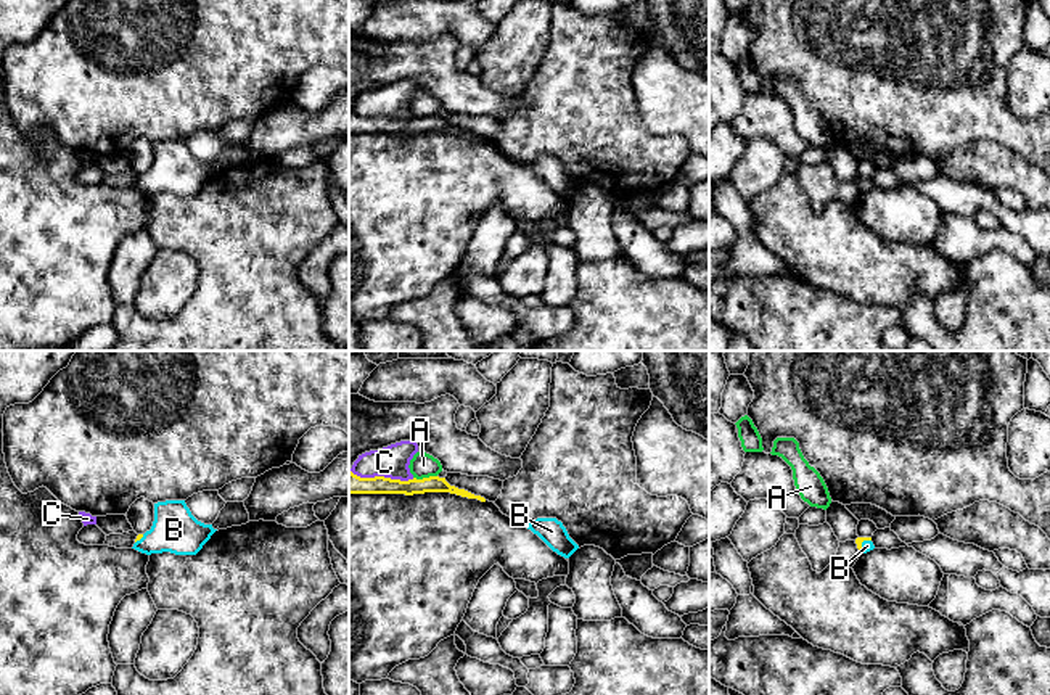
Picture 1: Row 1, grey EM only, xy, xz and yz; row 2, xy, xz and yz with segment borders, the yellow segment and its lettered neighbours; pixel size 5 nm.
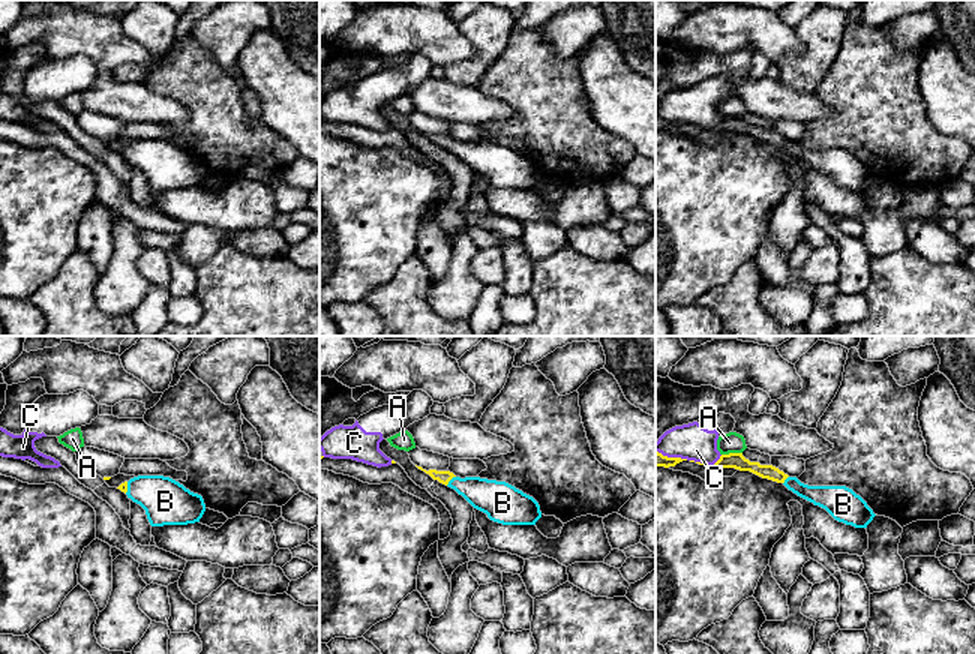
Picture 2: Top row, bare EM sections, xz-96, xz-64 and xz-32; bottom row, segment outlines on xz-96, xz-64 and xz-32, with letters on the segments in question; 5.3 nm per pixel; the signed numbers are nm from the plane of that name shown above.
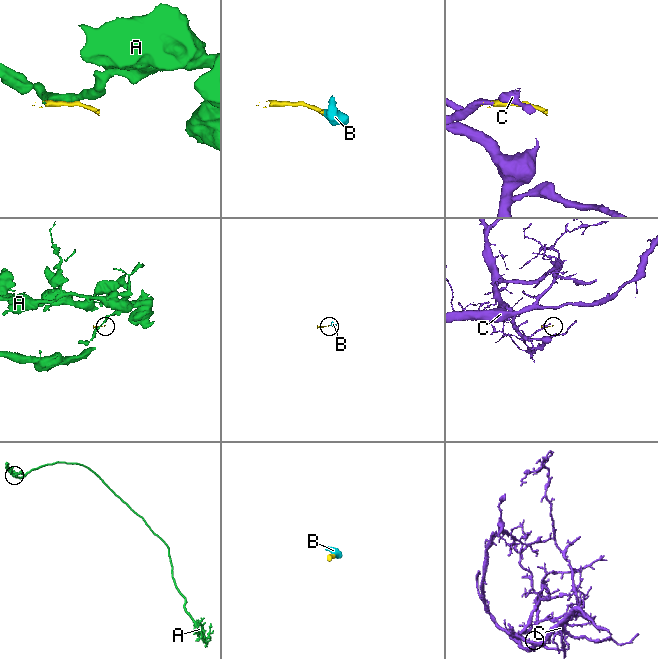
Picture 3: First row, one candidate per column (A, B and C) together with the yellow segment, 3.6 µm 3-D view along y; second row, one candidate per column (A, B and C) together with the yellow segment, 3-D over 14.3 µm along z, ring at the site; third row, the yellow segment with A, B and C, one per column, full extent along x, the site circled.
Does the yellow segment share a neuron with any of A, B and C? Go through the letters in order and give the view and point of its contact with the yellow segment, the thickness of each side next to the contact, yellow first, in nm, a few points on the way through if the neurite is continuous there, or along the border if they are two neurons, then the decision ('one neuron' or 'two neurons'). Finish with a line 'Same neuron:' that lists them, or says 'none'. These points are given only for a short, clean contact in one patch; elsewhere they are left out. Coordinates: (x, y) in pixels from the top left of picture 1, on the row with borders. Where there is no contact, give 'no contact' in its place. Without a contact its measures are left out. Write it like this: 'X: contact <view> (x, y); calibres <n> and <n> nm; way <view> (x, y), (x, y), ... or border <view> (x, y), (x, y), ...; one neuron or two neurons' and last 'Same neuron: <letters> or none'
A: contact xz (425, 478); calibres 90 and 130 nm; border xz (436, 475), (414, 478); two neurons
B: contact yz (862, 541); calibres 40 and 60 nm; way yz (859, 541), (862, 541), (867, 546); one neuron
C: contact xz (383, 477); calibres 110 and 160 nm; two neurons
Same neuron: B

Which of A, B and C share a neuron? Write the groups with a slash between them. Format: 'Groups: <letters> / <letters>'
Groups: A / B / C

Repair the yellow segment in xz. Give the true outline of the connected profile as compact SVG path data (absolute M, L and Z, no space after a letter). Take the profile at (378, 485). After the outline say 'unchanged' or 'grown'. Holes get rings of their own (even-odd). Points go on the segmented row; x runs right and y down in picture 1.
M349 471L349 494L425 494L425 492L450 492L468 499L486 502L484 497L474 496L465 489L450 486L445 478L429 476L423 479L391 479L384 476L360 478Z; unchanged

